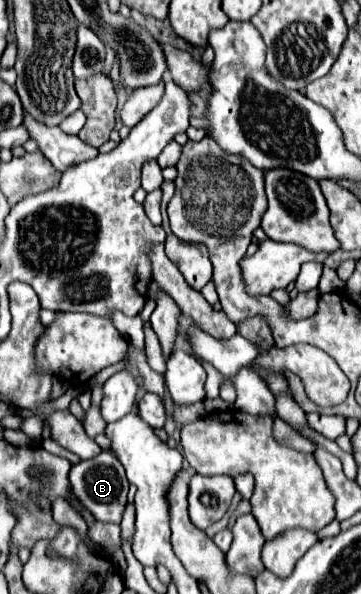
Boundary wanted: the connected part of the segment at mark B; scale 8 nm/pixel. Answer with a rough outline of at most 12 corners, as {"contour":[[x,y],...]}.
{"contour":[[113,452],[69,474],[73,494],[99,520],[119,524],[129,482]]}

